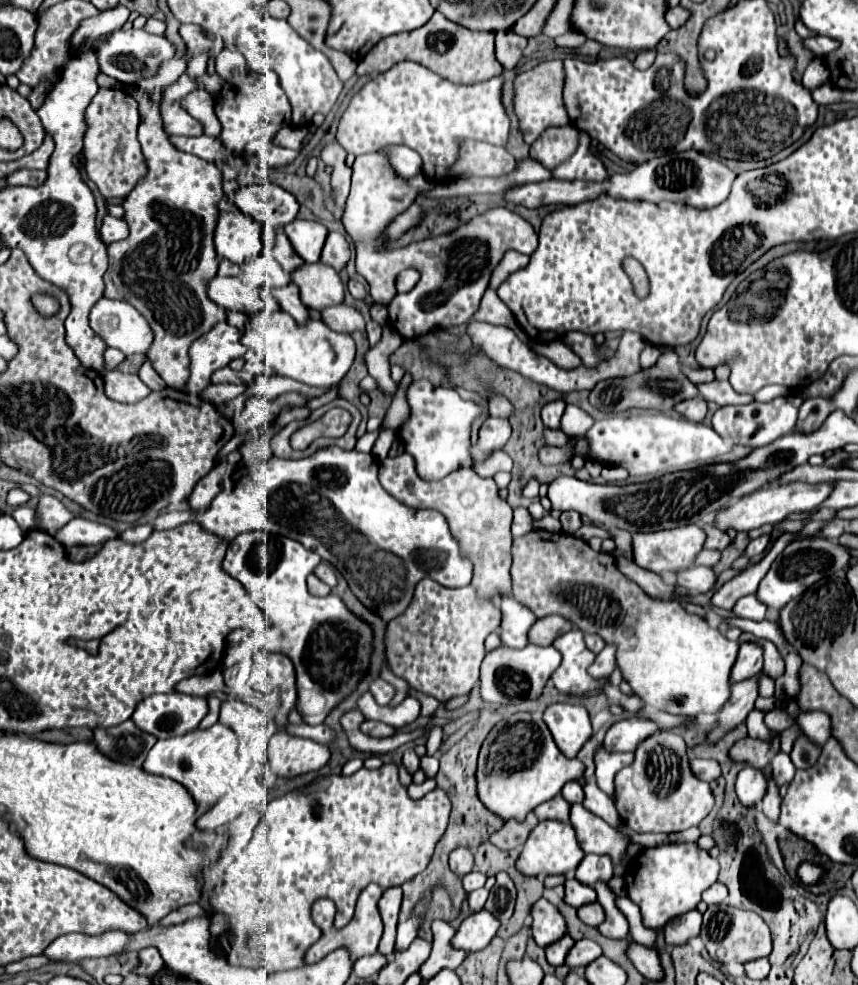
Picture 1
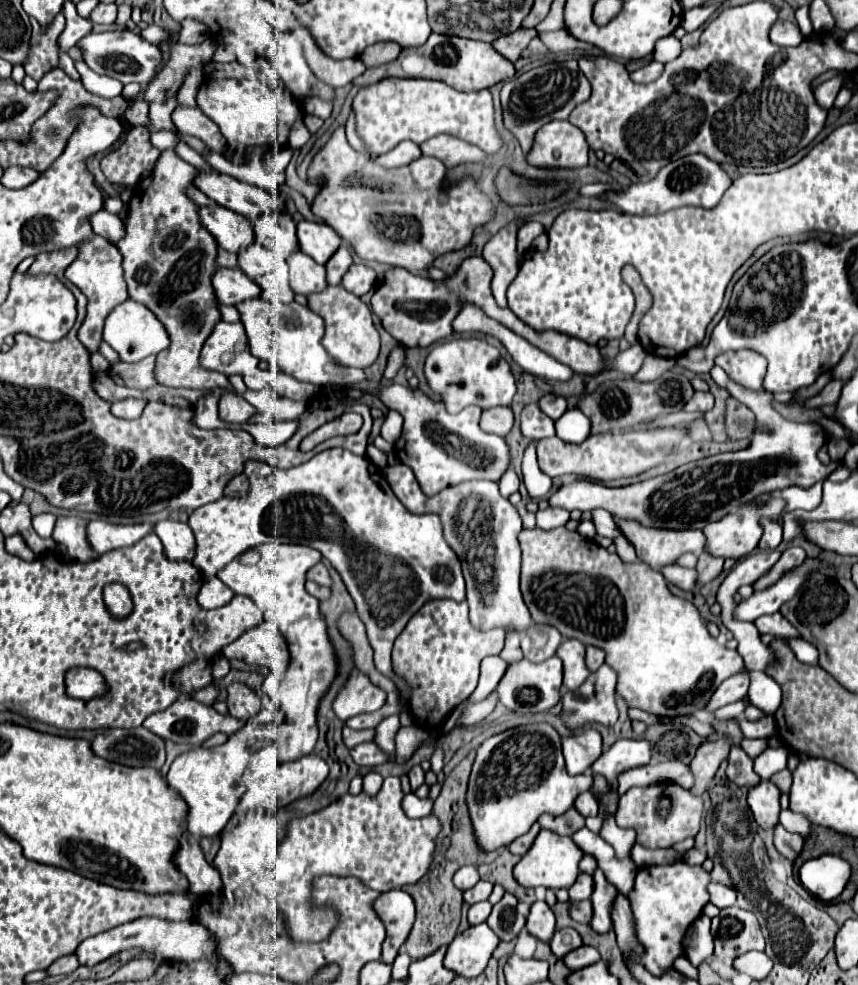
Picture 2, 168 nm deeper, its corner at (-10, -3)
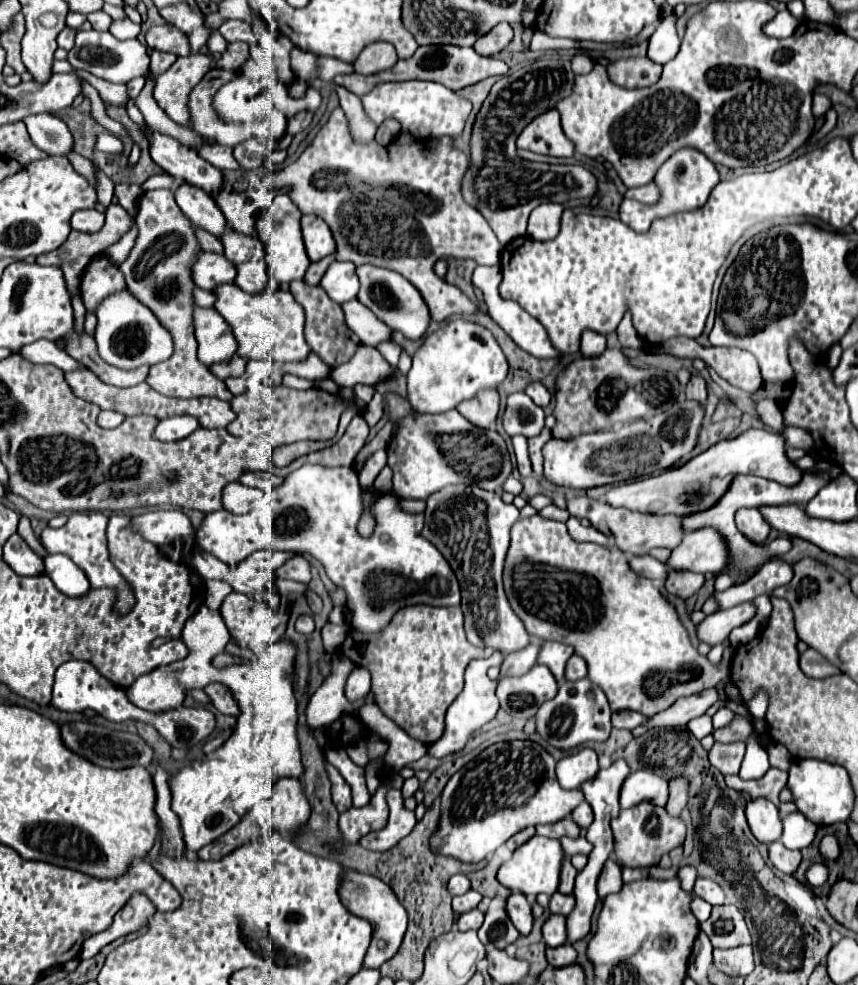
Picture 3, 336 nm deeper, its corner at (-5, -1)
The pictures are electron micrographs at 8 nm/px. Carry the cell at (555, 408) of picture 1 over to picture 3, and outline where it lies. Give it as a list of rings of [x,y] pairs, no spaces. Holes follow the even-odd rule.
[[[534,382],[534,384],[530,384],[528,388],[526,388],[526,394],[534,400],[534,404],[538,404],[540,408],[544,408],[544,406],[548,406],[550,404],[550,392],[546,390],[546,386],[544,384],[540,384],[540,382]]]

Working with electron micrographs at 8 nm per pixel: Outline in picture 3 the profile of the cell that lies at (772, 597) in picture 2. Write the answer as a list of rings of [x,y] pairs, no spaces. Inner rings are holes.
[[[744,602],[744,604],[738,604],[738,606],[728,608],[728,610],[718,610],[718,612],[710,614],[710,616],[706,616],[698,624],[698,638],[702,642],[708,642],[710,646],[720,644],[720,642],[724,642],[728,638],[728,634],[736,626],[746,624],[754,616],[756,616],[754,602]]]

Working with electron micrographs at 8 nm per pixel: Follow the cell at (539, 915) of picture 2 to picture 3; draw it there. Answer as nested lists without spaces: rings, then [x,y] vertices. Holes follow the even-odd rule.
[[[518,892],[512,894],[512,896],[508,898],[506,910],[508,910],[508,916],[510,916],[512,924],[516,926],[516,930],[518,930],[520,934],[526,936],[526,934],[532,932],[534,916],[532,916],[532,908],[530,908],[530,902],[528,902],[526,896],[522,896],[522,894],[518,894]]]

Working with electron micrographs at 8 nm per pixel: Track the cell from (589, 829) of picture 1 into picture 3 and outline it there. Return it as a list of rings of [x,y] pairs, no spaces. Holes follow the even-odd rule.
[[[562,836],[560,842],[562,842],[562,848],[564,848],[566,856],[572,856],[572,854],[590,854],[592,852],[592,844],[586,840],[586,836],[578,836],[578,838]]]

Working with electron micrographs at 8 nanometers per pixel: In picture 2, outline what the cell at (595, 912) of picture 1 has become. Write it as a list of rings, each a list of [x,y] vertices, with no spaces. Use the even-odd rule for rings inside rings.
[[[589,900],[569,902],[569,916],[571,916],[575,922],[589,924],[589,920],[591,920],[591,902],[589,902]]]

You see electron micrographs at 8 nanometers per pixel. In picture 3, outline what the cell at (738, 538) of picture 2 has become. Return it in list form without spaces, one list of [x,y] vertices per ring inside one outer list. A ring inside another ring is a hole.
[[[716,528],[686,532],[682,544],[672,550],[668,566],[674,570],[718,574],[726,568],[730,558],[730,548],[724,542],[726,538],[722,536],[722,532],[716,532]]]

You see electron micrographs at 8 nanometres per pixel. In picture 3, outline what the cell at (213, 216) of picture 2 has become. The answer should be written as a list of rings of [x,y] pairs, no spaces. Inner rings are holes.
[[[182,184],[174,192],[174,198],[176,198],[180,210],[184,212],[184,216],[196,228],[206,230],[206,232],[214,234],[216,238],[220,238],[224,232],[230,230],[218,204],[214,204],[214,198],[206,192],[202,192],[200,188],[194,188],[190,184]]]

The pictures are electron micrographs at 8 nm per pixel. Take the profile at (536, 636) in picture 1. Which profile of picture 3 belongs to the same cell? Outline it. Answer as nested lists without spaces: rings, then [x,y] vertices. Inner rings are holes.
[[[528,644],[526,648],[508,654],[504,658],[502,666],[500,666],[500,670],[502,670],[500,674],[502,676],[522,676],[522,674],[526,674],[536,664],[538,652],[540,652],[540,644]]]

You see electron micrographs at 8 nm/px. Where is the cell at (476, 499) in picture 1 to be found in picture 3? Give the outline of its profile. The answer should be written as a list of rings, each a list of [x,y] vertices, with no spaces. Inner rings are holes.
[[[454,484],[440,492],[434,492],[426,500],[426,522],[422,536],[436,544],[436,548],[444,554],[444,558],[450,562],[462,590],[462,612],[464,612],[464,628],[466,636],[476,646],[492,646],[494,650],[500,650],[504,654],[516,652],[518,648],[524,648],[530,642],[530,634],[526,632],[522,620],[518,620],[516,612],[510,608],[510,602],[506,600],[504,584],[502,584],[502,570],[506,552],[510,546],[510,528],[520,518],[520,512],[514,504],[504,504],[498,492],[486,492],[476,486],[466,484]]]

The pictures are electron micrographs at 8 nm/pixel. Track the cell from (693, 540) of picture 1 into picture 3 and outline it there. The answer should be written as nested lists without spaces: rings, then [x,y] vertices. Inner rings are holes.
[[[586,496],[570,498],[568,500],[568,512],[576,518],[586,518],[594,528],[598,528],[602,534],[610,534],[616,542],[616,546],[632,556],[644,556],[652,548],[668,548],[674,550],[684,536],[684,528],[676,516],[656,516],[656,514],[640,514],[632,512],[628,508],[614,508],[602,500],[590,500]]]

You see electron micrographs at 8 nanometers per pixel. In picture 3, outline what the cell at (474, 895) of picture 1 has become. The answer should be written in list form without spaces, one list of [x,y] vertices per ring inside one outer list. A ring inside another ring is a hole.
[[[474,908],[474,910],[470,910],[470,912],[464,912],[464,914],[460,914],[460,918],[458,918],[458,928],[460,930],[478,930],[480,926],[482,926],[482,922],[484,922],[484,914],[478,910],[478,908]]]

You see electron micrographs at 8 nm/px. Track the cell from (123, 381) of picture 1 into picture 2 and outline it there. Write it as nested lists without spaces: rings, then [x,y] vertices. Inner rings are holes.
[[[139,400],[117,402],[111,406],[111,414],[115,414],[117,418],[123,418],[123,420],[135,420],[143,412],[143,408],[145,408],[145,402],[139,402]]]

